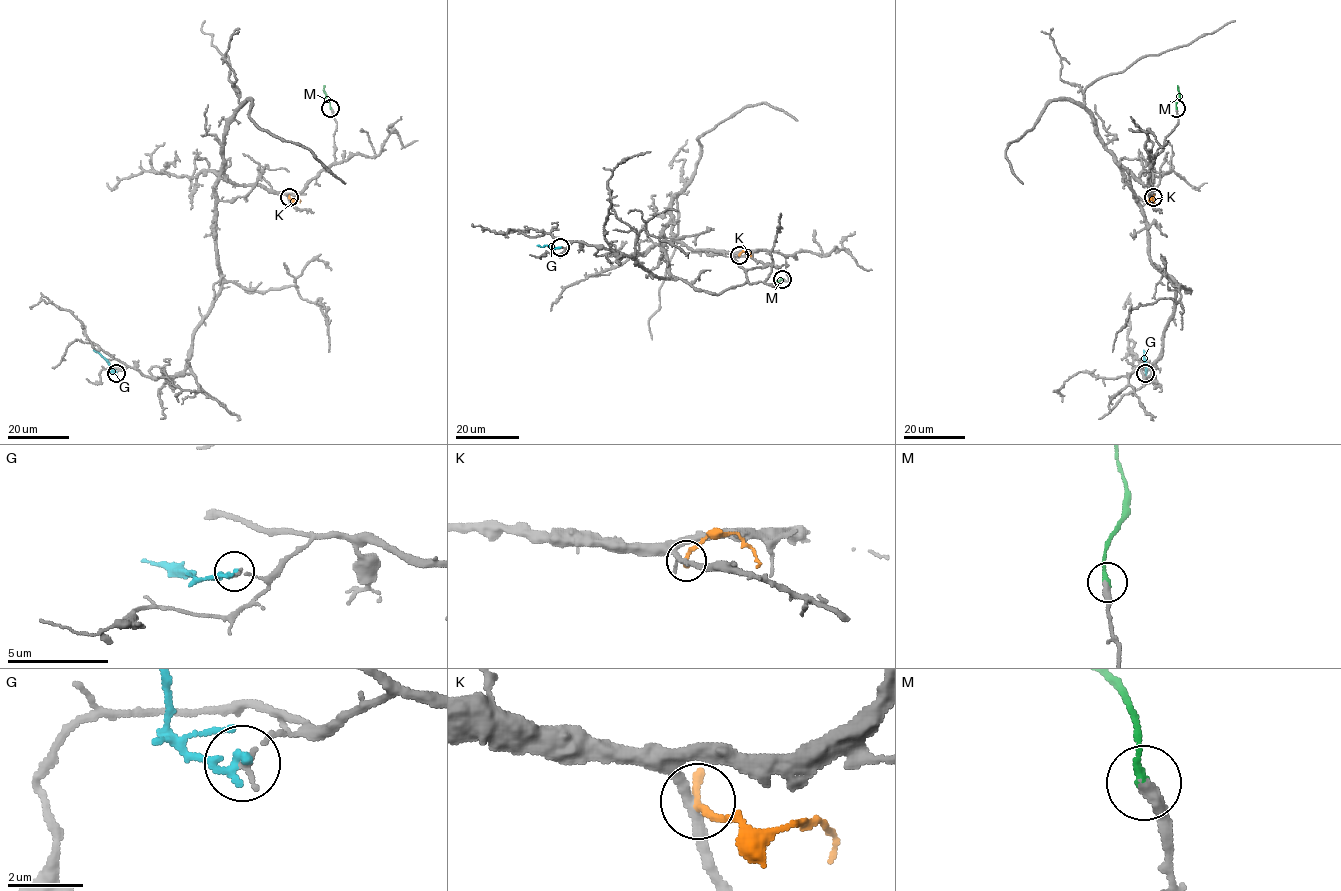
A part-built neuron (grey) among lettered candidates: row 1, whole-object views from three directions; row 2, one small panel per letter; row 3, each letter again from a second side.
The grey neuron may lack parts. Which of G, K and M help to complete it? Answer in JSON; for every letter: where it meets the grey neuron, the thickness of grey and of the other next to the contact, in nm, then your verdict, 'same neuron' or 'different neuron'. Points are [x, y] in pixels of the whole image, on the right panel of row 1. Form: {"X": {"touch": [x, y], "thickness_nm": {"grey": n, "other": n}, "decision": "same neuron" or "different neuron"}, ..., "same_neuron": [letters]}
{"G": {"touch": [1145, 373], "thickness_nm": {"grey": 140, "other": 240}, "decision": "different neuron"}, "K": {"touch": [1153, 197], "thickness_nm": {"grey": 200, "other": 240}, "decision": "different neuron"}, "M": {"touch": [1176, 108], "thickness_nm": {"grey": 360, "other": 240}, "decision": "same neuron"}, "same_neuron": ["M"]}

